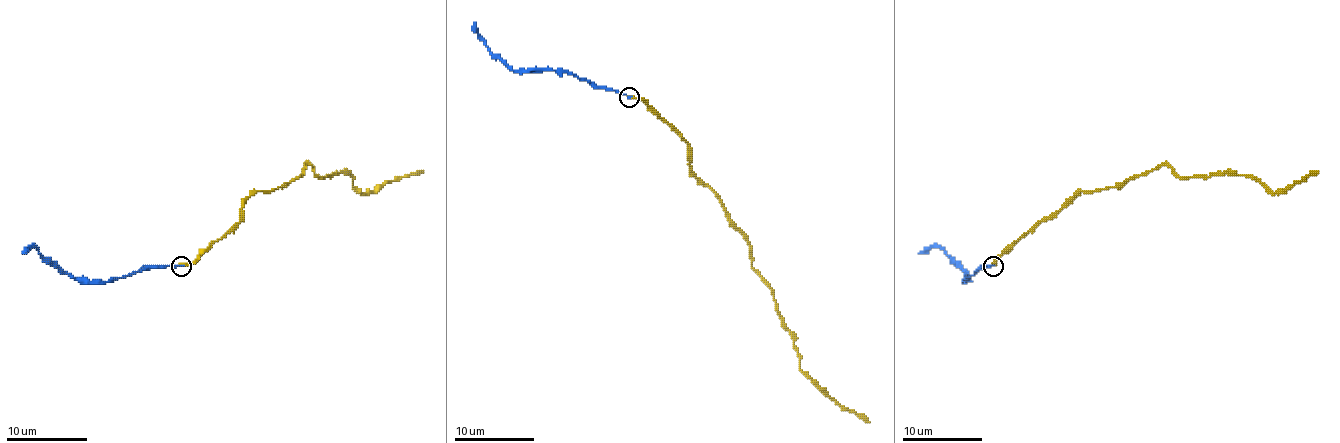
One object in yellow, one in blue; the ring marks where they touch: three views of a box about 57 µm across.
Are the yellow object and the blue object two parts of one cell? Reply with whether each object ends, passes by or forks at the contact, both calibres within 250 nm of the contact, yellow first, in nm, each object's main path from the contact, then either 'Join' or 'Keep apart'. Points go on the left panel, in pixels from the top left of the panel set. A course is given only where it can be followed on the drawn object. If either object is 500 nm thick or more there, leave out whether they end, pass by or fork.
At the ring yellow ends. At the ring blue ends. Thickness 260 nm (yellow) against 160 nm. Course of yellow: (181, 265), (240, 221), (258, 191), (286, 187), (304, 165), (318, 177), (344, 173), (363, 193), (423, 171). Course of blue: (181, 265), (143, 265), (137, 271), (107, 281), (78, 281), (62, 273), (34, 247), (24, 253). Join

